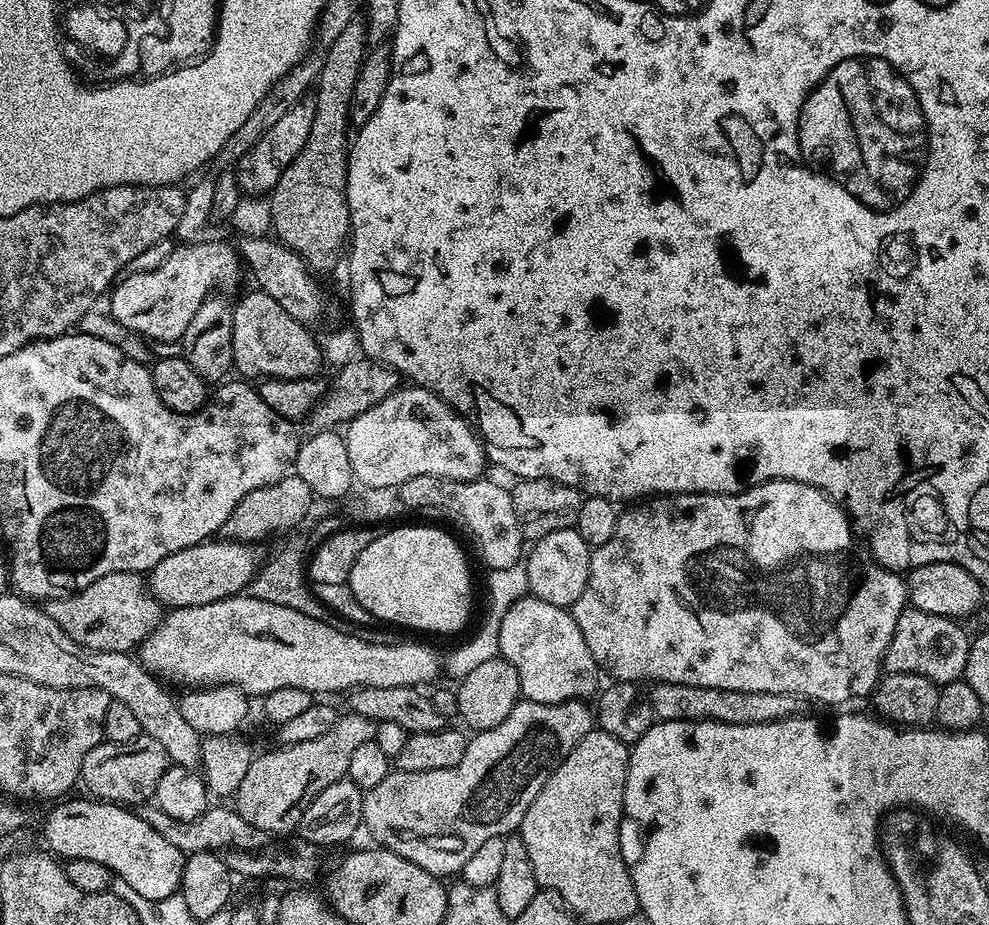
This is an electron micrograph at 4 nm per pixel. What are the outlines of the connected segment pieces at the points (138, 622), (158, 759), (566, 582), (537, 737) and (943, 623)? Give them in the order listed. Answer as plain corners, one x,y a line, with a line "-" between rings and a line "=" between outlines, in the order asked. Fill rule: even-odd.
115,572
90,582
80,592
52,598
43,610
74,642
95,652
127,652
139,649
144,640
158,627
166,612
148,589
148,581
138,572
=
141,734
137,740
131,740
125,744
101,742
98,746
94,746
94,750
90,750
90,754
86,754
86,758
82,762
80,780
82,784
85,784
92,791
89,793
95,799
121,806
143,806
147,805
155,797
158,778
162,778
162,774
166,774
169,766
170,761
167,752
162,748
161,743
156,742
150,736
=
575,527
546,534
527,549
526,559
522,564
528,579
528,592
542,602
550,602
550,606
571,609
578,598
582,598
582,590
586,590
588,585
591,557
592,549
586,542
582,542
582,534
578,534
=
521,699
514,706
514,710
510,710
510,714
506,714
506,722
498,722
498,726
494,726
485,732
477,732
469,739
468,749
462,758
462,762
458,762
458,766
453,768
443,768
442,770
417,770
417,772
396,772
389,771
386,778
382,778
382,782
378,782
378,786
367,789
363,793
364,796
364,816
362,812
362,824
372,831
372,836
377,845
388,848
394,854
398,854
402,858
406,858
410,862
414,862
414,866
422,866
422,870
426,870
430,874
447,878
459,873
470,858
470,854
474,854
474,850
478,850
478,846
482,846
482,842
487,842
489,838
495,836
507,837
509,834
515,833
520,827
522,818
526,814
526,810
530,810
530,802
534,802
534,798
538,794
538,790
542,790
542,786
546,786
546,778
550,778
553,770
566,758
566,754
570,754
570,750
574,750
574,746
578,746
578,742
594,728
594,712
591,707
587,708
584,700
567,700
561,704
543,704
542,702
534,702
533,700
=
911,606
905,607
884,655
884,668
888,672
922,674
941,686
961,679
966,670
970,636
956,624
959,623
953,617
926,614

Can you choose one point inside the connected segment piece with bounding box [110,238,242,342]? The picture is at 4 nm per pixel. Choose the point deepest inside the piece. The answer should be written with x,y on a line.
159,303

